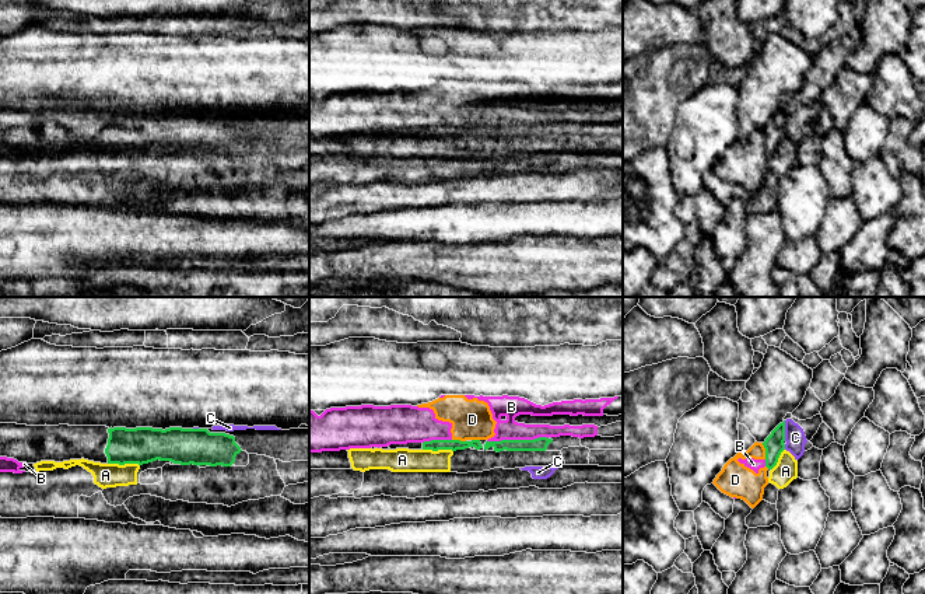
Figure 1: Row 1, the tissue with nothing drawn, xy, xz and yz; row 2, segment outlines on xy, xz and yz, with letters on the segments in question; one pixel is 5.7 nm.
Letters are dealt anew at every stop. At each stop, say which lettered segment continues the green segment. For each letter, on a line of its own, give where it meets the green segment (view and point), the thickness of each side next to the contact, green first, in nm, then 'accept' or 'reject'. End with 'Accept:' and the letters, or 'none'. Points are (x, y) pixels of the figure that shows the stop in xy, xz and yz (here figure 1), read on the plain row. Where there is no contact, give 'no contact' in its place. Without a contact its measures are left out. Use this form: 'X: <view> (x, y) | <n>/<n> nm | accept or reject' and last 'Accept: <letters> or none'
A: xy (123, 150) | 220/140 nm | reject
B: xz (517, 126) | 80/130 nm | reject
C: yz (784, 116) | 110/120 nm | reject
D: yz (766, 137) | 110/200 nm | reject
Accept: none

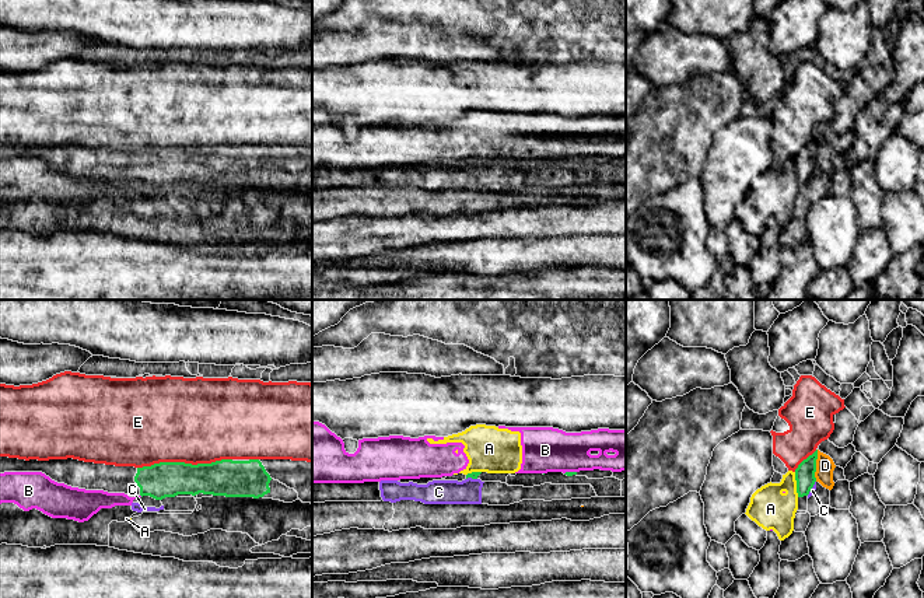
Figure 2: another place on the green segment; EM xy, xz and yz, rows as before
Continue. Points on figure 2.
A: yz (797, 171) | 110/240 nm | reject
B: xz (570, 158) | 30/260 nm | reject
C: yz (812, 172) | 110/30 nm | reject
D: yz (815, 151) | 110/110 nm | reject
E: xy (184, 149) | 200/500 nm | reject
Accept: none

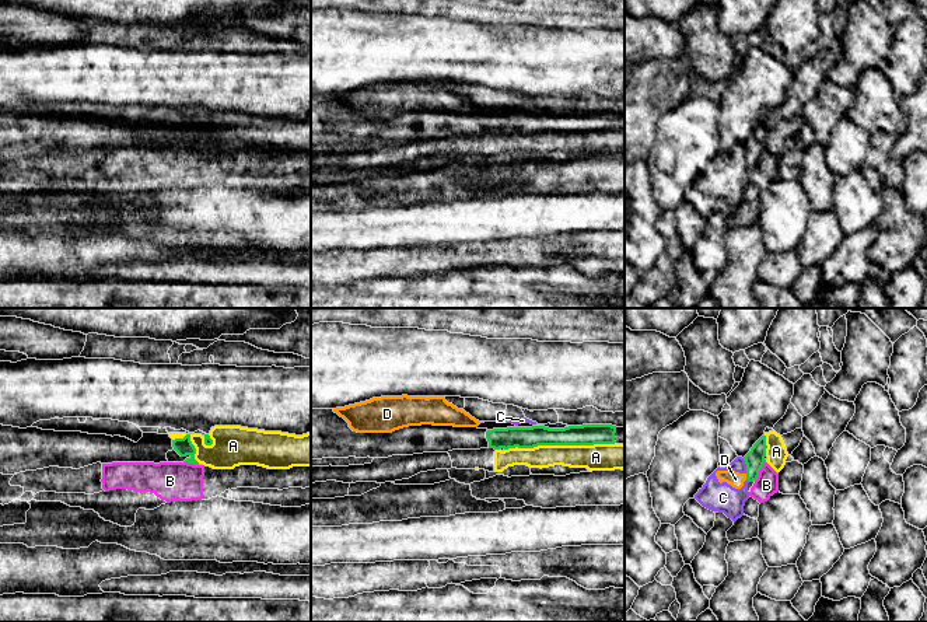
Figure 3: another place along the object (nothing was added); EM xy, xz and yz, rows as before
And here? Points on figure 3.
A: xz (559, 130) | 130/160 nm | reject
B: yz (759, 156) | 110/140 nm | reject
C: yz (747, 151) | 110/170 nm | reject
D: yz (747, 163) | 110/90 nm | reject
Accept: none

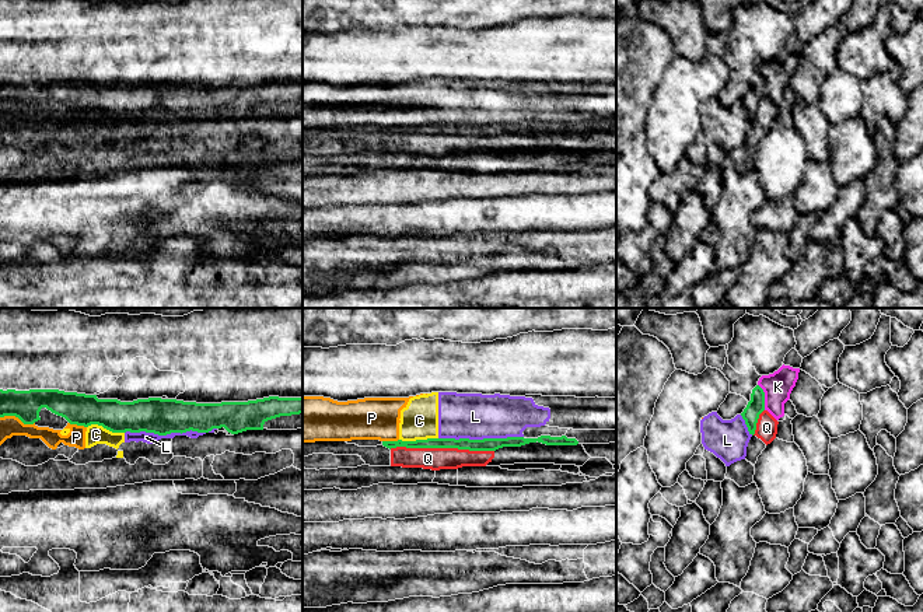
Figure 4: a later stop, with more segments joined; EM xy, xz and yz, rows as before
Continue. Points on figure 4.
C: xz (418, 126) | 60/220 nm | reject
K: yz (764, 83) | 100/160 nm | reject
L: xz (481, 126) | 80/260 nm | reject
P: xy (17, 102) | 170/120 nm | reject
Q: xz (441, 133) | 70/130 nm | reject
Accept: none

